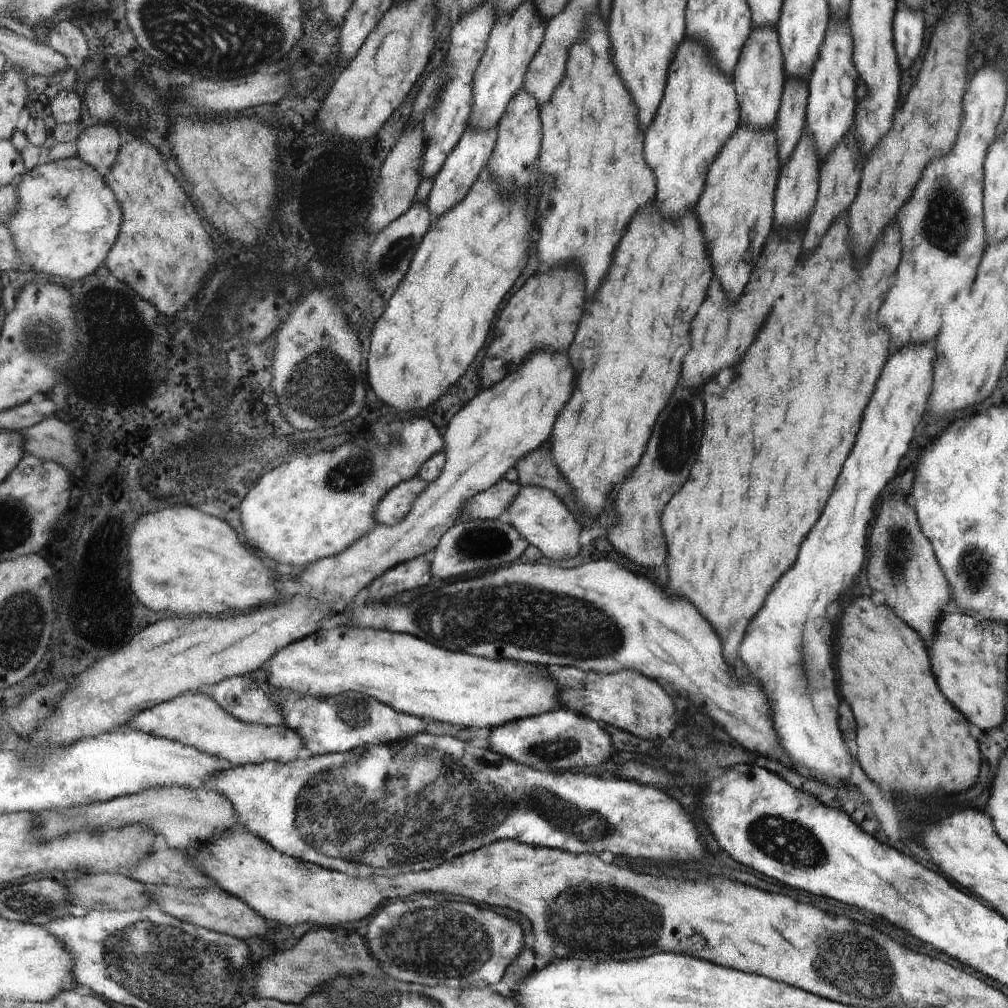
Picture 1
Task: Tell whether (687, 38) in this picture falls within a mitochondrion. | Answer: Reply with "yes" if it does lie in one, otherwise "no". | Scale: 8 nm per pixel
no

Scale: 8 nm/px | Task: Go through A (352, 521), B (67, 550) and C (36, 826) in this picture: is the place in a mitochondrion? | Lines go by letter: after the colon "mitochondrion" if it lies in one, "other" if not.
A: other
B: other
C: other

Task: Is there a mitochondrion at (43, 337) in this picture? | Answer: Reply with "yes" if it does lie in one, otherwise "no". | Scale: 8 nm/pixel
yes

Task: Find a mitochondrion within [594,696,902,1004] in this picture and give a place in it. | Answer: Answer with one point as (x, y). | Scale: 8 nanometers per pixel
(868, 967)

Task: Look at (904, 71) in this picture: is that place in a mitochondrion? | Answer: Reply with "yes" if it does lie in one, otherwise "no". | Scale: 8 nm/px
no

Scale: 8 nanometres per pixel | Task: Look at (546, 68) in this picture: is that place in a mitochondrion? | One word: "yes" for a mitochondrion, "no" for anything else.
yes

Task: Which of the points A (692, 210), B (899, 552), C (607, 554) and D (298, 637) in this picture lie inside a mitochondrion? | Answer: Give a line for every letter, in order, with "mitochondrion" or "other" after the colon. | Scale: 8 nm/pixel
A: other
B: mitochondrion
C: other
D: other

